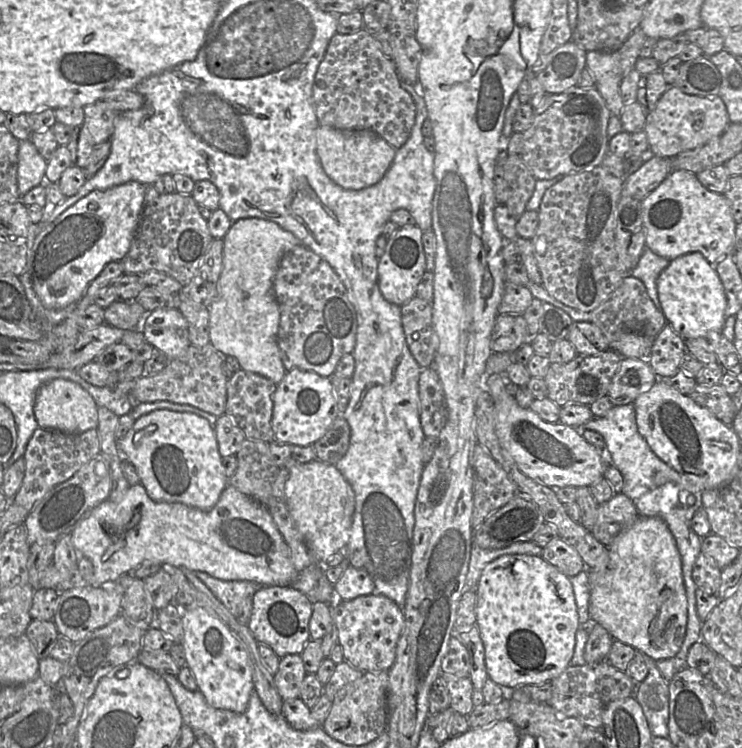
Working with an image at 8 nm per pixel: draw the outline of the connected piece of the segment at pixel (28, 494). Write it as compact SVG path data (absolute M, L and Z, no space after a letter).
M37 428L23 455L25 475L22 484L17 493L9 499L9 503L22 506L30 512L52 488L71 478L99 453L100 442L96 428L72 434Z

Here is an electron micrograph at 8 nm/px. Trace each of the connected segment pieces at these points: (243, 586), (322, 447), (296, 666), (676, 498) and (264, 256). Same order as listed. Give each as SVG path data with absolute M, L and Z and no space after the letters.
M200 571L194 573L235 618L240 616L240 607L246 598L267 587L250 581L223 581Z
M339 414L325 435L312 445L316 460L335 465L347 452L350 445L350 426Z
M301 655L280 658L274 682L283 701L301 698L301 686L307 675Z
M633 404L614 406L605 416L594 417L580 429L599 432L605 439L607 464L613 464L622 474L624 486L622 493L628 496L636 506L640 516L660 517L673 534L682 560L682 575L687 597L687 626L684 641L679 652L672 658L655 661L663 679L669 682L673 676L686 667L690 647L701 641L702 622L696 609L696 585L692 578L695 561L701 553L702 538L692 528L692 518L702 507L702 490L685 476L662 461L650 448L639 433Z
M243 218L232 223L223 238L223 269L218 294L209 306L210 345L222 356L235 357L242 370L263 376L278 385L286 374L277 343L280 310L274 295L274 277L281 257L302 245L291 232L276 222L261 218Z

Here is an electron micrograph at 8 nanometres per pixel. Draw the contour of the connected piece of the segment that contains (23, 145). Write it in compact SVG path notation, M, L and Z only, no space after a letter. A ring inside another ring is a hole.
M30 139L19 141L18 148L18 194L19 200L30 189L45 182L47 161L39 154Z

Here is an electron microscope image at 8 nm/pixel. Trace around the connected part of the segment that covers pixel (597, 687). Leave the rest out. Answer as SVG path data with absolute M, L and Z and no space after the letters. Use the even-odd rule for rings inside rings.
M607 661L569 665L557 678L549 681L552 685L552 697L549 705L560 716L575 718L586 728L602 729L602 714L606 706L615 700L635 697L637 683L623 671L620 671Z

